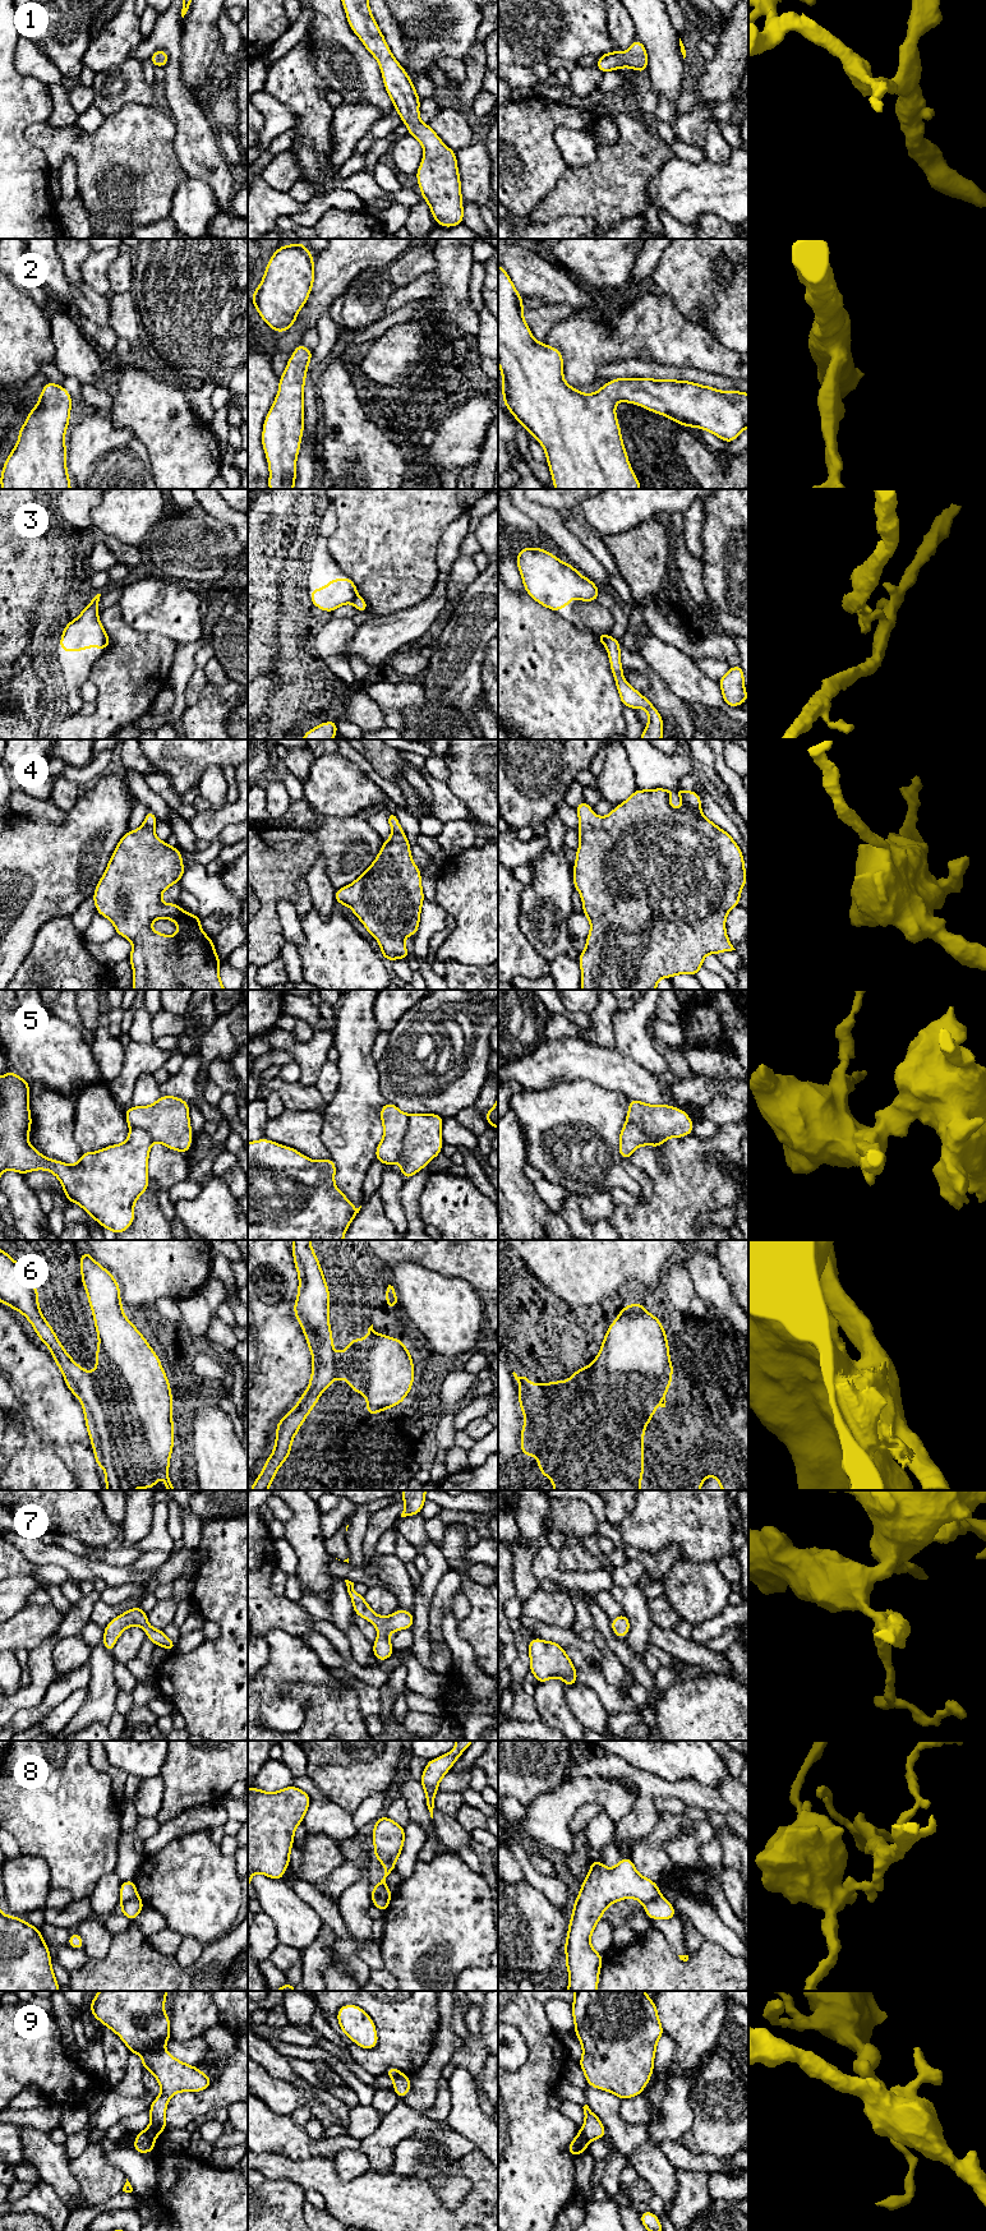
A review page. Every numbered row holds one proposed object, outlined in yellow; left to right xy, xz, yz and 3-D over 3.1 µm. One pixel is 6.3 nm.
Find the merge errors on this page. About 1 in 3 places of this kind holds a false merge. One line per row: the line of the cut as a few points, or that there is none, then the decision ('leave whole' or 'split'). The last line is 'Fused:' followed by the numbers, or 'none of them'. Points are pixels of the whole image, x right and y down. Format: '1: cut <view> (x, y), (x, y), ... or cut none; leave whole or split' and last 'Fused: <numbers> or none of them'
1: cut none; leave whole
2: cut none; leave whole
3: cut xz (358, 595), (350, 602); split
4: cut none; leave whole
5: cut xz (408, 1115), (408, 1126), (397, 1161); split
6: cut yz (669, 1358), (641, 1372), (614, 1349), (611, 1377), (591, 1365); split
7: cut none; leave whole
8: cut xy (138, 1897), (121, 1903); split
9: cut xy (143, 2130), (153, 2140); split
Fused: 3, 5, 6, 8, 9

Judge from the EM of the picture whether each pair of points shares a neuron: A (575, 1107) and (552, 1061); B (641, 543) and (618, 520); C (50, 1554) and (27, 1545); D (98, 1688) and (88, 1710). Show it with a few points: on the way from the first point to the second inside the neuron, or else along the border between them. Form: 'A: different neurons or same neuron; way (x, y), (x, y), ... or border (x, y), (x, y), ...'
A: different neurons; border (593, 1082), (574, 1079), (549, 1088), (533, 1089)
B: different neurons; border (655, 517), (641, 521), (614, 535), (606, 536)
C: same neuron; way (45, 1554), (38, 1554), (32, 1548)
D: same neuron; way (98, 1694), (98, 1700), (93, 1705)

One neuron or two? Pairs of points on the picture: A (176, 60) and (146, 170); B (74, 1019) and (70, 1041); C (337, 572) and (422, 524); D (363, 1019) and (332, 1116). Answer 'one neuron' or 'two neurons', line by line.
A: two neurons
B: two neurons
C: two neurons
D: one neuron

